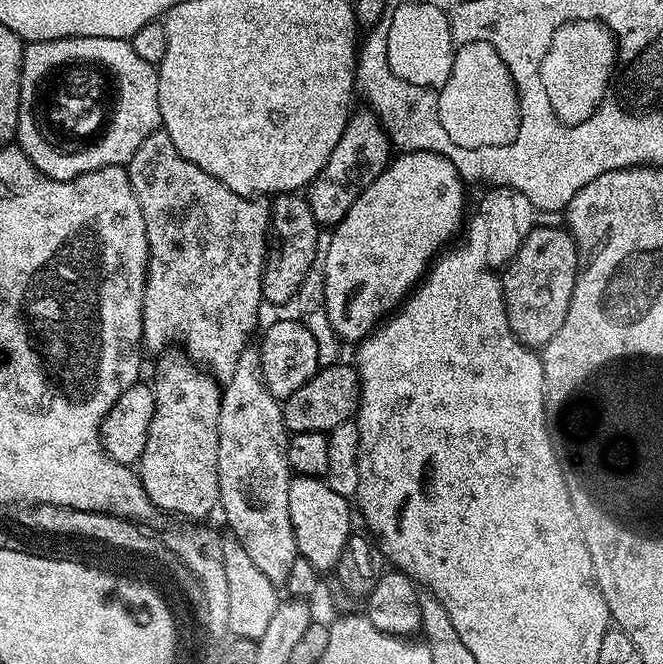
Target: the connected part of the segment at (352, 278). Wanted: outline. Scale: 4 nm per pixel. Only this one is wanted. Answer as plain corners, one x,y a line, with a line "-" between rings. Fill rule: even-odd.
400,152
397,157
346,210
339,224
331,229
332,237
327,237
322,252
326,314
344,342
359,342
369,336
377,324
408,299
441,249
453,243
452,235
464,220
466,182
445,156
437,152

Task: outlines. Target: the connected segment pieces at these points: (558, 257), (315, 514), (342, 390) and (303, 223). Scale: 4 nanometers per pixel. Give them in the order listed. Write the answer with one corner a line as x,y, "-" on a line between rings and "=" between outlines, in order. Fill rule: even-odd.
536,226
522,242
521,248
502,272
504,286
504,301
506,314
512,327
512,332
524,344
533,350
543,349
545,344
558,334
562,322
566,322
566,314
570,310
570,298
574,294
576,275
580,273
580,254
576,250
576,239
572,237
567,227
541,228
=
300,474
290,482
290,522
294,526
296,551
304,556
318,573
331,573
335,569
342,550
348,545
348,537
354,532
352,512
354,516
349,497
334,494
327,479
=
351,363
325,364
294,394
283,397
284,427
294,432
331,432
338,422
355,417
360,406
360,375
=
286,192
277,195
271,201
268,255
264,257
262,274
262,297
267,303
269,300
272,304
291,305
295,301
306,274
317,263
318,249
322,244
319,231
321,232
321,229
303,195
-
316,247
318,247
317,252

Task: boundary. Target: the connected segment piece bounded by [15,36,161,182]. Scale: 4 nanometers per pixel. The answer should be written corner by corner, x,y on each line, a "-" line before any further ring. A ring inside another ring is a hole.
71,36
70,38
58,38
57,40
33,40
25,43
24,57
22,58
22,70
20,71
20,101
18,102
18,126
16,127
15,143
30,158
30,162
46,178
54,178
58,182
66,182
78,178
82,174
90,174
90,170
102,170
102,166
127,165
130,158
134,158
138,146
150,136
152,132
161,127
160,111
158,110
158,68
157,65
144,61
139,54
134,54
134,46
128,40
118,38
90,38
89,36
-
72,60
83,60
99,64
107,70
114,81
114,111
112,121
102,134
100,140
95,140
90,146
79,150
65,150
55,148
52,141
40,130
36,122
36,112
32,108
32,99
36,96
36,83
61,64
69,64

